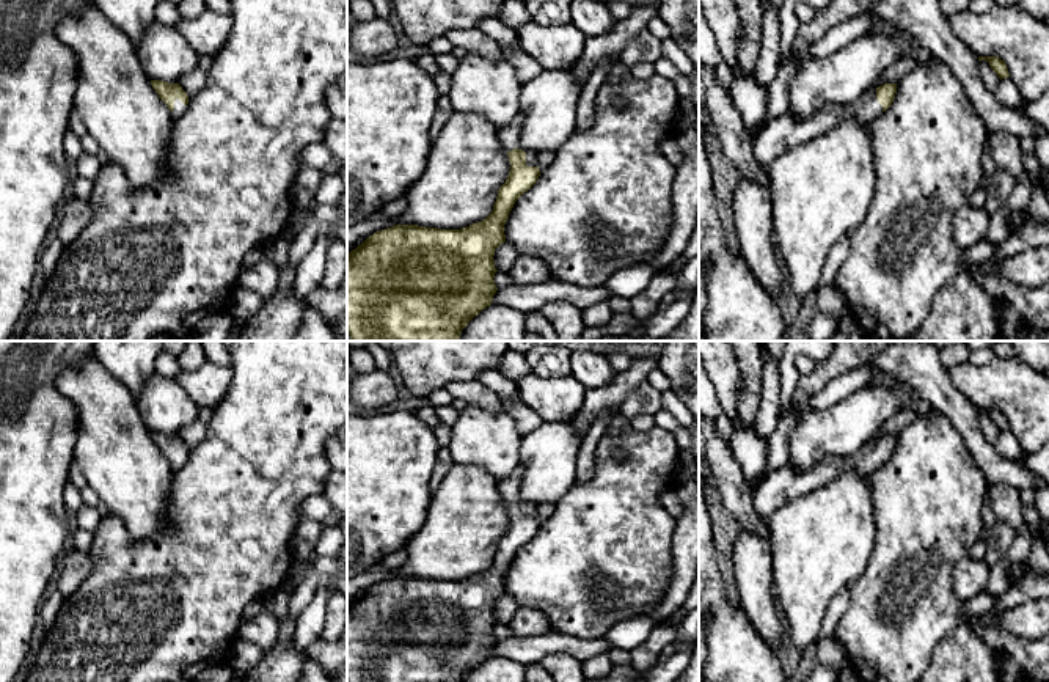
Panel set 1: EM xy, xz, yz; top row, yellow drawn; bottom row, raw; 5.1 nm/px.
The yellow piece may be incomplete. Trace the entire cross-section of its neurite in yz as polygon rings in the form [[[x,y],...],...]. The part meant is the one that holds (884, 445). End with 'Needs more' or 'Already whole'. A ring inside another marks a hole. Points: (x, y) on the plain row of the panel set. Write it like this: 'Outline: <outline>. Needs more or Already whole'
Outline: [[[884,435],[868,440],[857,453],[850,456],[828,456],[817,467],[799,473],[785,464],[766,473],[758,487],[752,492],[752,506],[762,522],[788,501],[807,495],[831,482],[848,470],[856,470],[862,476],[886,464],[895,449],[897,435]]]. Needs more

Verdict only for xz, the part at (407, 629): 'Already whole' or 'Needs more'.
Needs more

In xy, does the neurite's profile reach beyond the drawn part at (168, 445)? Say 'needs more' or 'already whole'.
needs more

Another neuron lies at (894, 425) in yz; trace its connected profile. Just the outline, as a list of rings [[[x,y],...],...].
[[[903,410],[903,412],[895,413],[873,435],[873,440],[878,440],[884,435],[898,435],[903,427],[906,427],[916,420],[917,415],[919,413],[916,413],[914,410]]]

